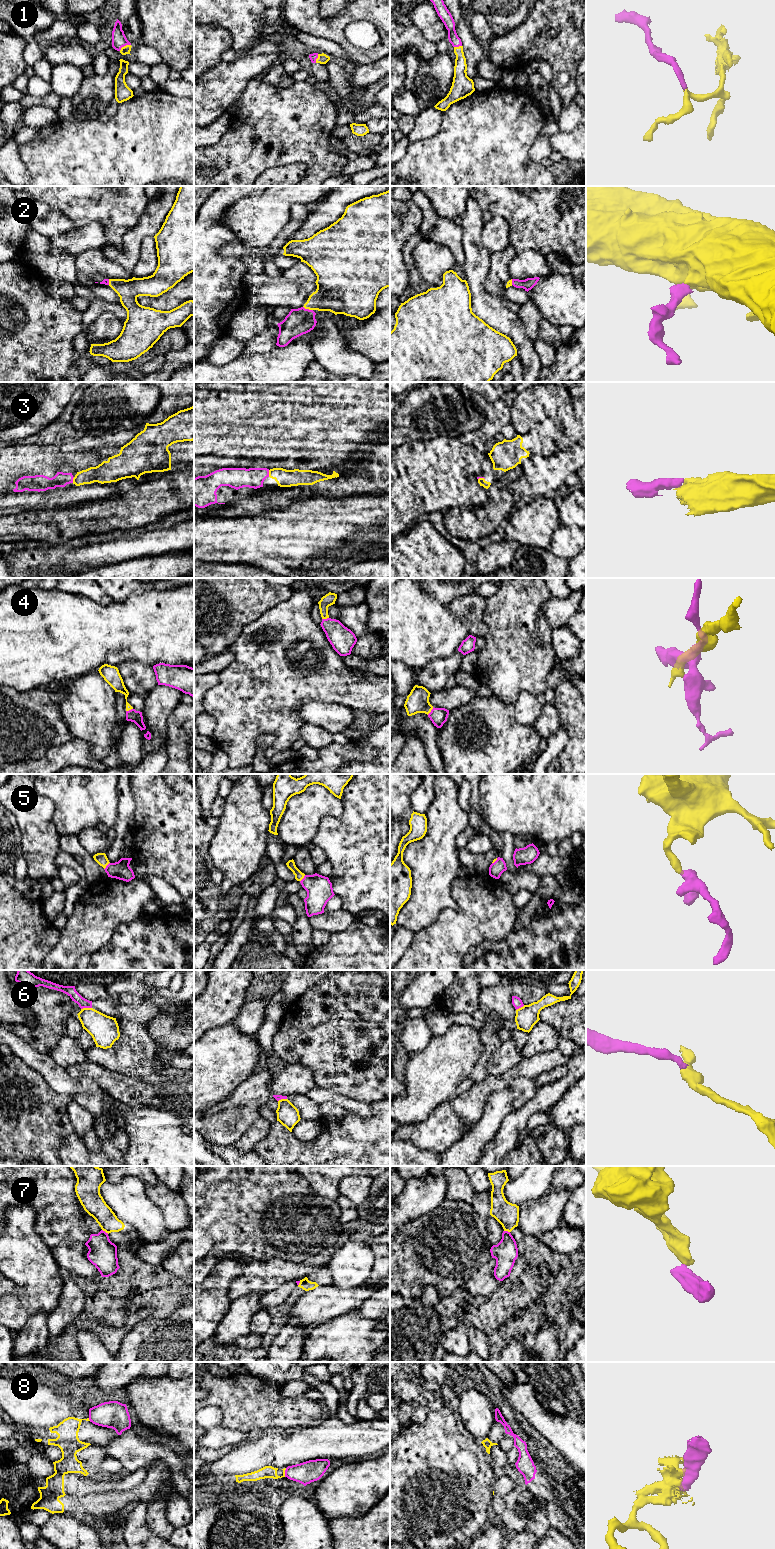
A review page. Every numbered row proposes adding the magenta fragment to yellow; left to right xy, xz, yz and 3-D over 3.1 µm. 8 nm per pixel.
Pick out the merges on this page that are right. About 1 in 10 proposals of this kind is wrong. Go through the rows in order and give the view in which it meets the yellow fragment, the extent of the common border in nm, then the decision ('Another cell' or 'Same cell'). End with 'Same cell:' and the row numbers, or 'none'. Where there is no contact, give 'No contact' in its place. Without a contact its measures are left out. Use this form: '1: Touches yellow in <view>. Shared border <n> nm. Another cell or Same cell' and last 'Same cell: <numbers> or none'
1: Touches yellow in xy. Shared border 110 nm. Same cell
2: Touches yellow in xz. Shared border 90 nm. Same cell
3: Touches yellow in xz. Shared border 60 nm. Same cell
4: Touches yellow in yz. Shared border 80 nm. Same cell
5: Touches yellow in xy. Shared border 80 nm. Same cell
6: Touches yellow in xy. Shared border 90 nm. Another cell
7: Touches yellow in xy. Shared border 70 nm. Another cell
8: Touches yellow in xz. Shared border 70 nm. Another cell
Same cell: 1, 2, 3, 4, 5

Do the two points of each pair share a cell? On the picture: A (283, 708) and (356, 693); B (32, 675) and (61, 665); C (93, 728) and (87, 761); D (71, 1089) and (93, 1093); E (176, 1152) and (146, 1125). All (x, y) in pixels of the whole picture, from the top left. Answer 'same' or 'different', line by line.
A: same
B: same
C: different
D: different
E: same

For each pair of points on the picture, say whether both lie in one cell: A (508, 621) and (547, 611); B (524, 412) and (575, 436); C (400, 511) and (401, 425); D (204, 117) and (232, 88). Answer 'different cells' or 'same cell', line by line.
A: different cells
B: same cell
C: different cells
D: same cell

